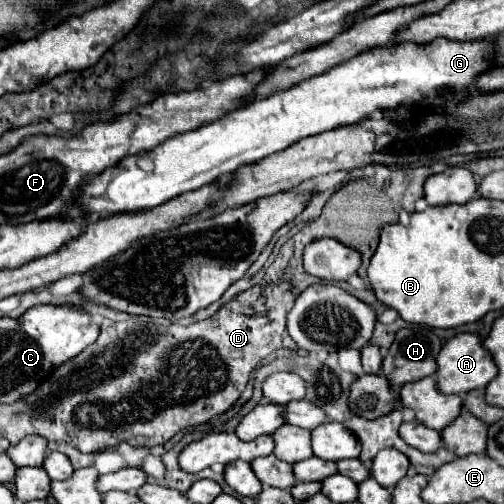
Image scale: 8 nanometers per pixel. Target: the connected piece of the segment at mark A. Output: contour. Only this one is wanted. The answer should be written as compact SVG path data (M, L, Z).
M458 334L450 338L442 352L438 354L436 382L440 392L462 396L474 388L484 388L490 380L494 380L496 374L498 370L494 368L494 358L490 356L490 352L482 348L482 340L476 334Z

